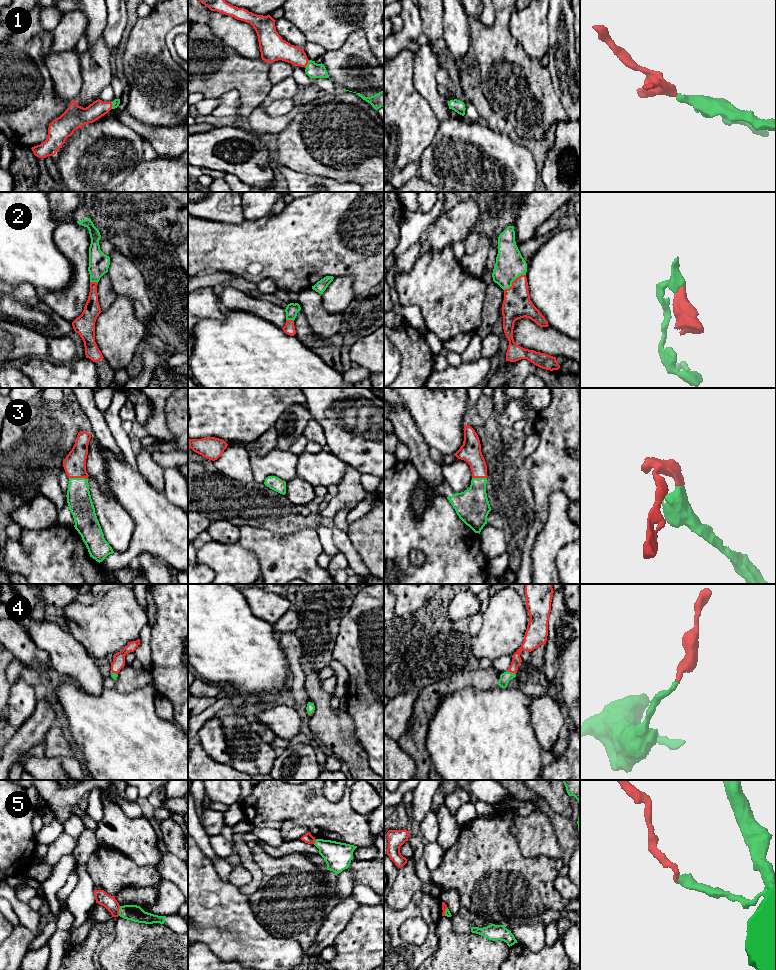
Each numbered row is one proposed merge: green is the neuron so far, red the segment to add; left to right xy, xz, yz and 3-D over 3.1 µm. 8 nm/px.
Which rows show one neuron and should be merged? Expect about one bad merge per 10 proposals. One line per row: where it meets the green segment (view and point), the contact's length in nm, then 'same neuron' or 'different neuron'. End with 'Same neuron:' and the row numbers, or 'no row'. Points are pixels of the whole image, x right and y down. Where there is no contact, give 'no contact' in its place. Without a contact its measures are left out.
1: contact xy (112, 105); length 60 nm; same neuron
2: contact yz (513, 280); length 220 nm; same neuron
3: contact xy (78, 478); length 150 nm; same neuron
4: contact yz (512, 673); length 70 nm; same neuron
5: contact xy (119, 911); length 80 nm; different neuron
Same neuron: 1, 2, 3, 4

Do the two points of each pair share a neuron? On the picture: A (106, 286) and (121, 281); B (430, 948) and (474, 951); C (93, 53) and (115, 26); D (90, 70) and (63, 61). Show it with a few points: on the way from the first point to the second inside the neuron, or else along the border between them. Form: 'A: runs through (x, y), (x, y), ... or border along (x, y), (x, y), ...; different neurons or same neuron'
A: border along (107, 272), (111, 286), (118, 295); different neurons
B: border along (437, 925), (438, 948), (433, 956); different neurons
C: border along (102, 35), (107, 47), (113, 53); different neurons
D: border along (79, 55), (80, 90); different neurons

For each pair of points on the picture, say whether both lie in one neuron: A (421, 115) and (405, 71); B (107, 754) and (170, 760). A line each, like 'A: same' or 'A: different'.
A: same
B: same

